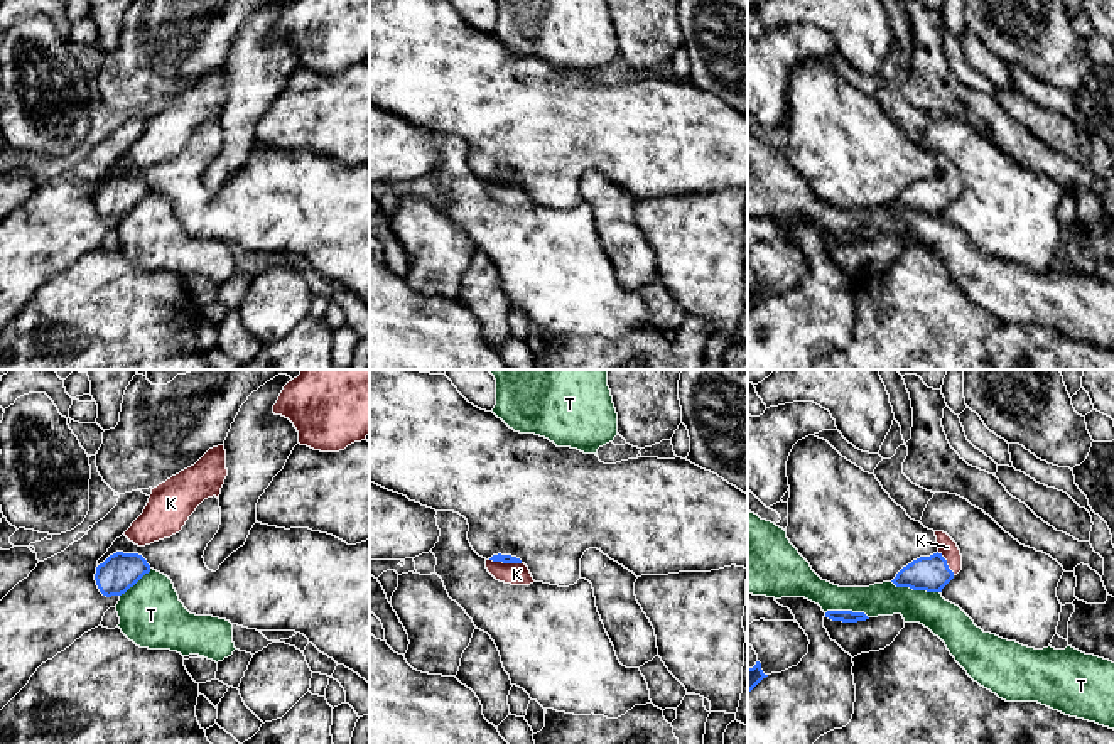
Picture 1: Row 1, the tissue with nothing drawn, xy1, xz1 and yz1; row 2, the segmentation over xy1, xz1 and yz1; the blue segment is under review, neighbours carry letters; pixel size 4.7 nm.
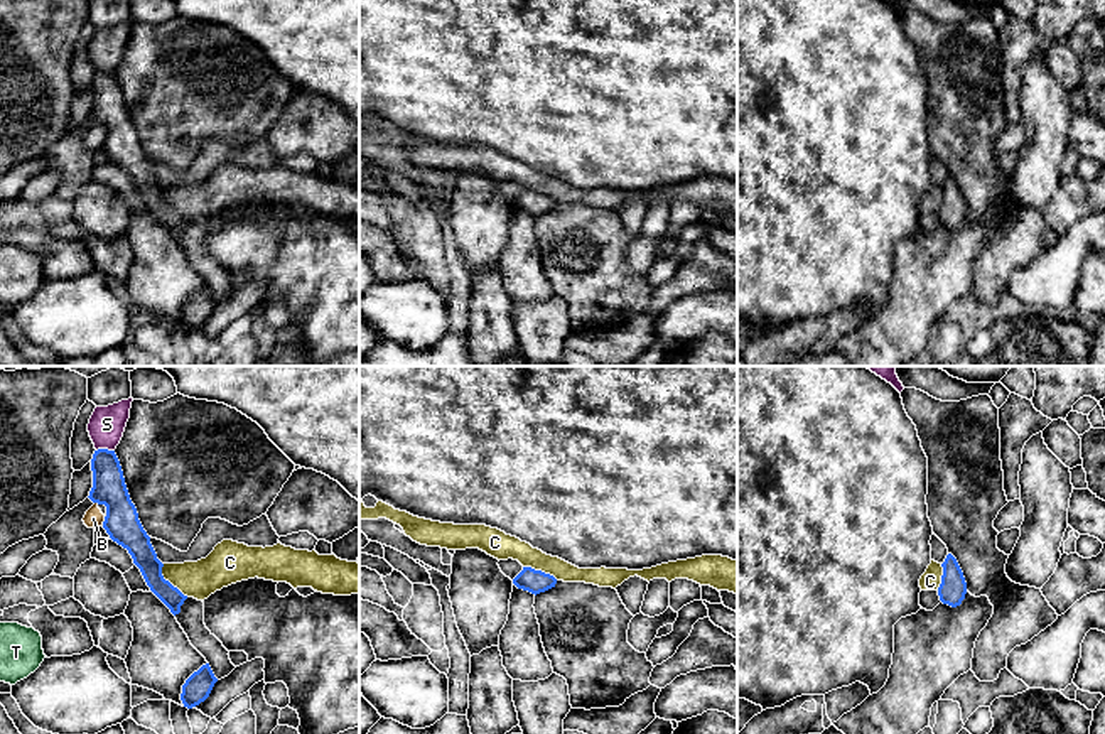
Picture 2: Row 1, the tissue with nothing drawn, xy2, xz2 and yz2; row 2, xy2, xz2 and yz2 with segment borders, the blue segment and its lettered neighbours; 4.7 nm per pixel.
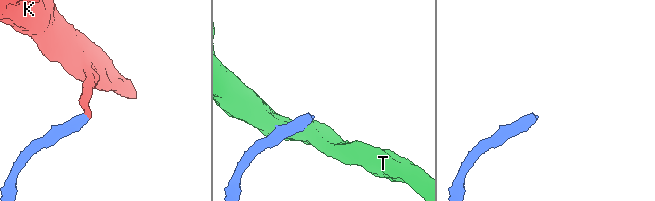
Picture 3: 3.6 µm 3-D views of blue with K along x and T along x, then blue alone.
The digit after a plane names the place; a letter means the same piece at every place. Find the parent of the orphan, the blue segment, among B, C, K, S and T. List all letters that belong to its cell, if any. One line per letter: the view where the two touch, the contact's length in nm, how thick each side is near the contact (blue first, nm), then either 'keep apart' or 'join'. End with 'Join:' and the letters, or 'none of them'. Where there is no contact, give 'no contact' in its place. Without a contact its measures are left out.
B: xy2 | 50 nm | 170/90 nm | keep apart
C: xy2 | 200 nm | 120/180 nm | keep apart
K: xz1 | 160 nm | 50/110 nm | join
S: xy2 | 90 nm | 160/170 nm | keep apart
T: yz1 | 240 nm | 170/170 nm | keep apart
Join: K

